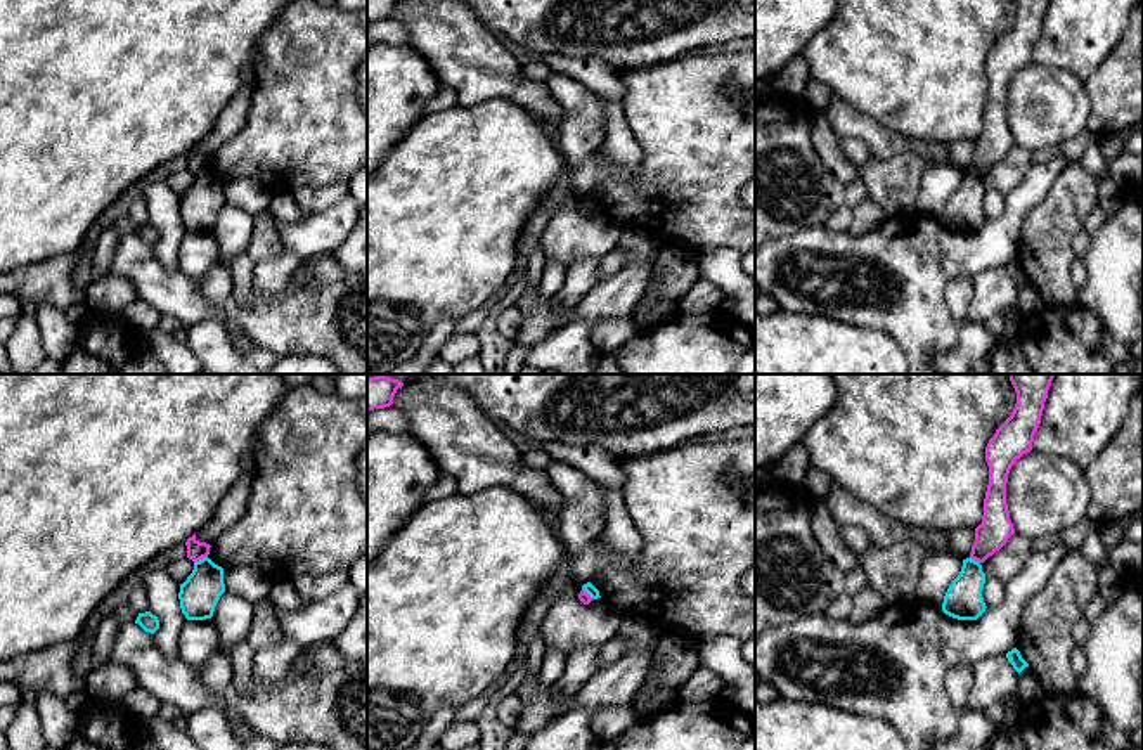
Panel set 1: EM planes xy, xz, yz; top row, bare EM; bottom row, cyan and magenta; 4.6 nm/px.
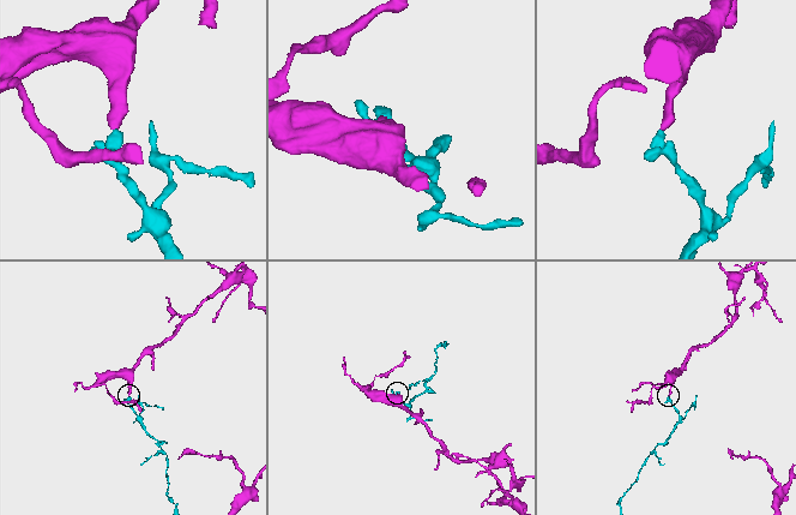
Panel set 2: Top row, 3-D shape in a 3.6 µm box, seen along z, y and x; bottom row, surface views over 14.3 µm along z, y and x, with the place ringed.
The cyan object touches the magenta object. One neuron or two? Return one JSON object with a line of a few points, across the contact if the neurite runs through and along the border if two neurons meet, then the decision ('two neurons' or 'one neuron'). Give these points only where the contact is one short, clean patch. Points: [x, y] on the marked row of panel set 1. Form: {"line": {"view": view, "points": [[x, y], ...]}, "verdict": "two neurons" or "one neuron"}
{"line": {"view": "xy", "points": [[206, 556], [194, 563]]}, "verdict": "two neurons"}

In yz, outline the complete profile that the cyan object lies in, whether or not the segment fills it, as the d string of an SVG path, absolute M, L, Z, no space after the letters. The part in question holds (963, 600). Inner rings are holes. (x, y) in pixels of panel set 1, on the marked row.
M972 558L963 559L959 575L944 596L942 611L958 620L977 620L987 608L982 598L984 584L982 565Z

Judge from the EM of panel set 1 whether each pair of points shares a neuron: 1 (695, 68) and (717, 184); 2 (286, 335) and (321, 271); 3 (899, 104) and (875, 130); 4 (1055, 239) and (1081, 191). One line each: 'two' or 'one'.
1: one
2: one
3: two
4: one

